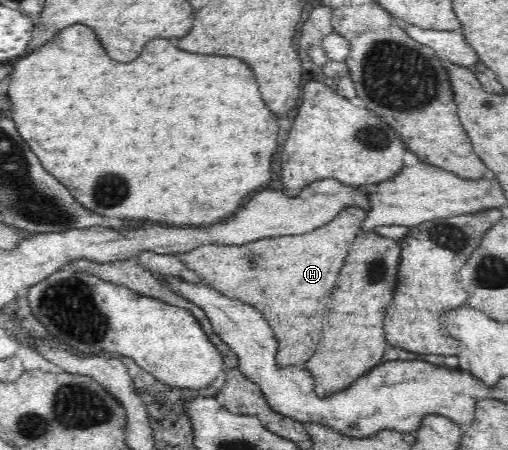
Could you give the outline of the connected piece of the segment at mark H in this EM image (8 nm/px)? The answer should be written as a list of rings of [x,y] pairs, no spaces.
[[[349,206],[343,208],[335,219],[327,222],[327,225],[323,225],[323,227],[319,227],[319,229],[315,229],[312,233],[303,233],[303,235],[292,235],[292,236],[277,236],[277,237],[266,237],[257,241],[250,241],[249,243],[243,245],[202,245],[192,249],[191,251],[178,254],[179,259],[192,269],[195,273],[199,274],[199,277],[203,278],[204,284],[212,287],[213,289],[217,289],[219,293],[221,293],[225,297],[229,297],[231,299],[237,299],[242,301],[243,303],[247,303],[255,307],[255,309],[259,309],[261,313],[263,313],[263,317],[267,319],[267,323],[271,325],[271,329],[277,338],[277,342],[279,342],[279,347],[277,347],[277,352],[275,355],[275,361],[279,367],[287,367],[290,365],[298,366],[305,368],[307,359],[315,353],[315,349],[317,349],[317,343],[319,343],[319,337],[321,337],[321,315],[325,313],[325,299],[329,299],[329,295],[331,295],[331,291],[333,291],[333,287],[335,287],[335,283],[337,283],[337,275],[339,275],[339,271],[343,267],[345,263],[348,251],[353,246],[356,241],[356,238],[361,233],[361,227],[363,221],[367,217],[367,210],[365,208]]]

